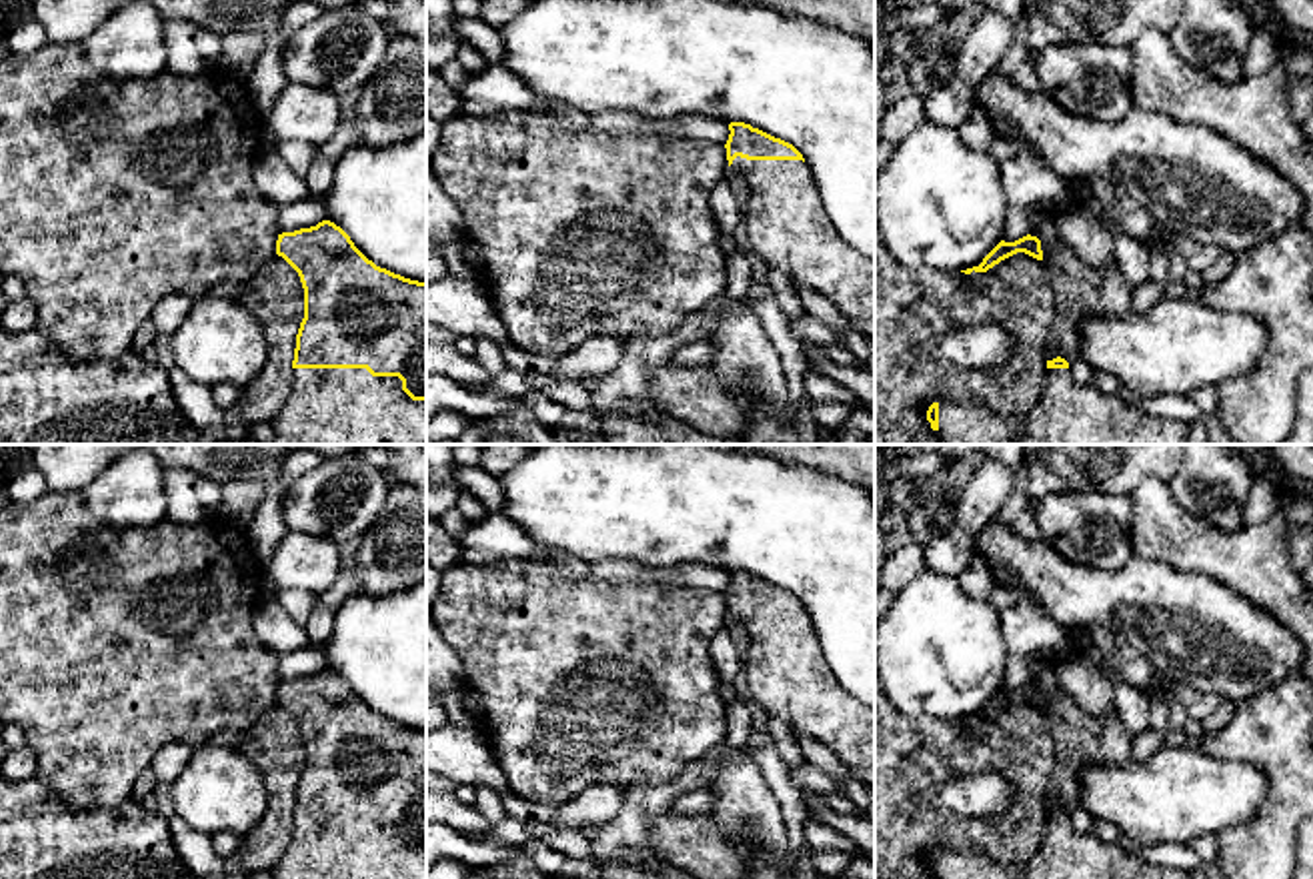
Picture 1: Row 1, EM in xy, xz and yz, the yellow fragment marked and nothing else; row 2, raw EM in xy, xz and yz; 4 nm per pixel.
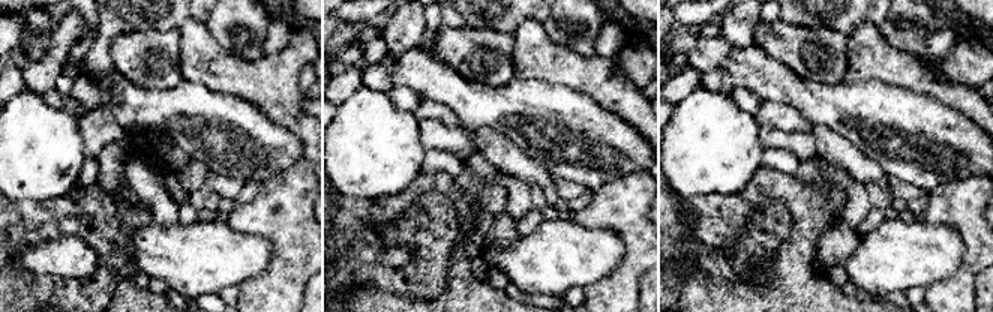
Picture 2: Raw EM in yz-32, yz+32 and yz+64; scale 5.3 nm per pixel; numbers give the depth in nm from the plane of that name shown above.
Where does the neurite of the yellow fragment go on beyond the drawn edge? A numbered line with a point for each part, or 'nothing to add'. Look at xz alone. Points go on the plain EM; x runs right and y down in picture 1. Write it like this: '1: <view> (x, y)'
1: xz (785, 671)

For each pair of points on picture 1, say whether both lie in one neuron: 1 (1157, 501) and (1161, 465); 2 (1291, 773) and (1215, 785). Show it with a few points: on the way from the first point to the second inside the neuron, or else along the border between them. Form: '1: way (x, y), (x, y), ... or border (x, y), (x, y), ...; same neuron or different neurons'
1: border (1167, 481), (1145, 477), (1129, 493); different neurons
2: border (1221, 757), (1265, 779), (1245, 821); different neurons

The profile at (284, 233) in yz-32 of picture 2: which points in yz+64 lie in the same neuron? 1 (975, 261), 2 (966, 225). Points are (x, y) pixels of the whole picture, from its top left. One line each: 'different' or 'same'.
1: same
2: same

